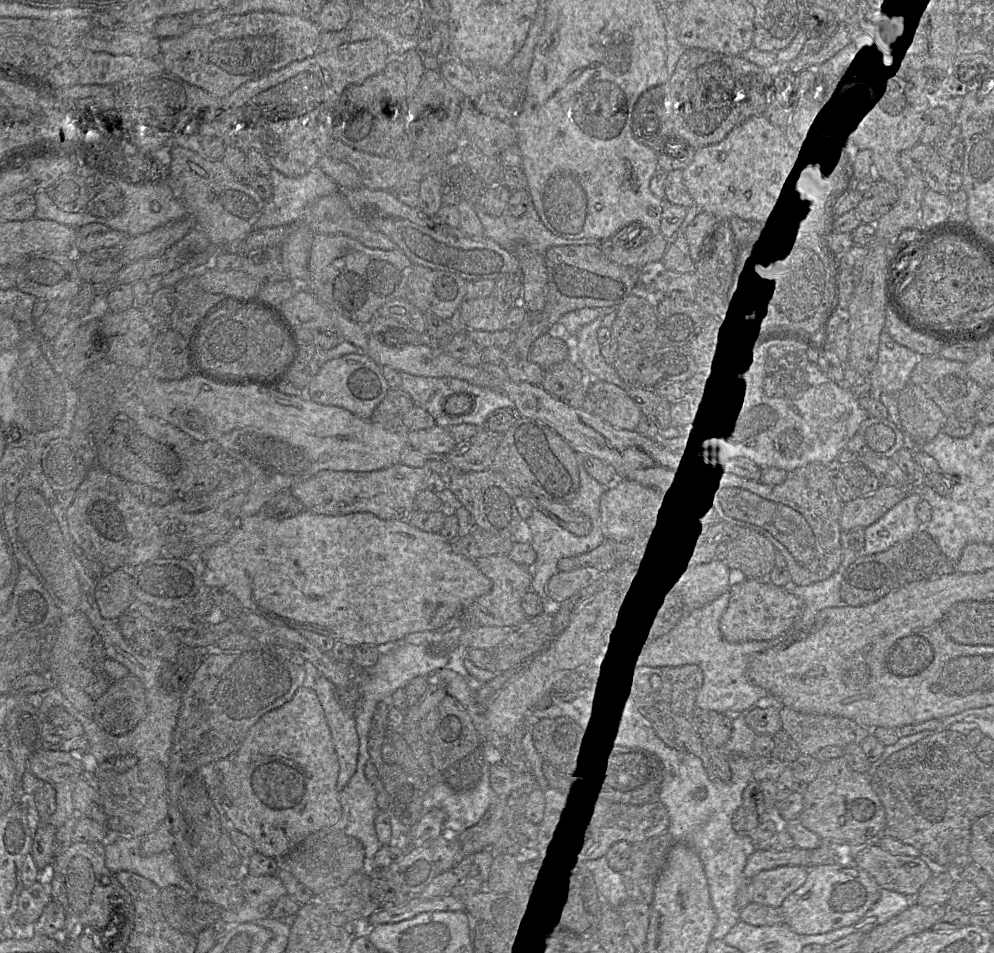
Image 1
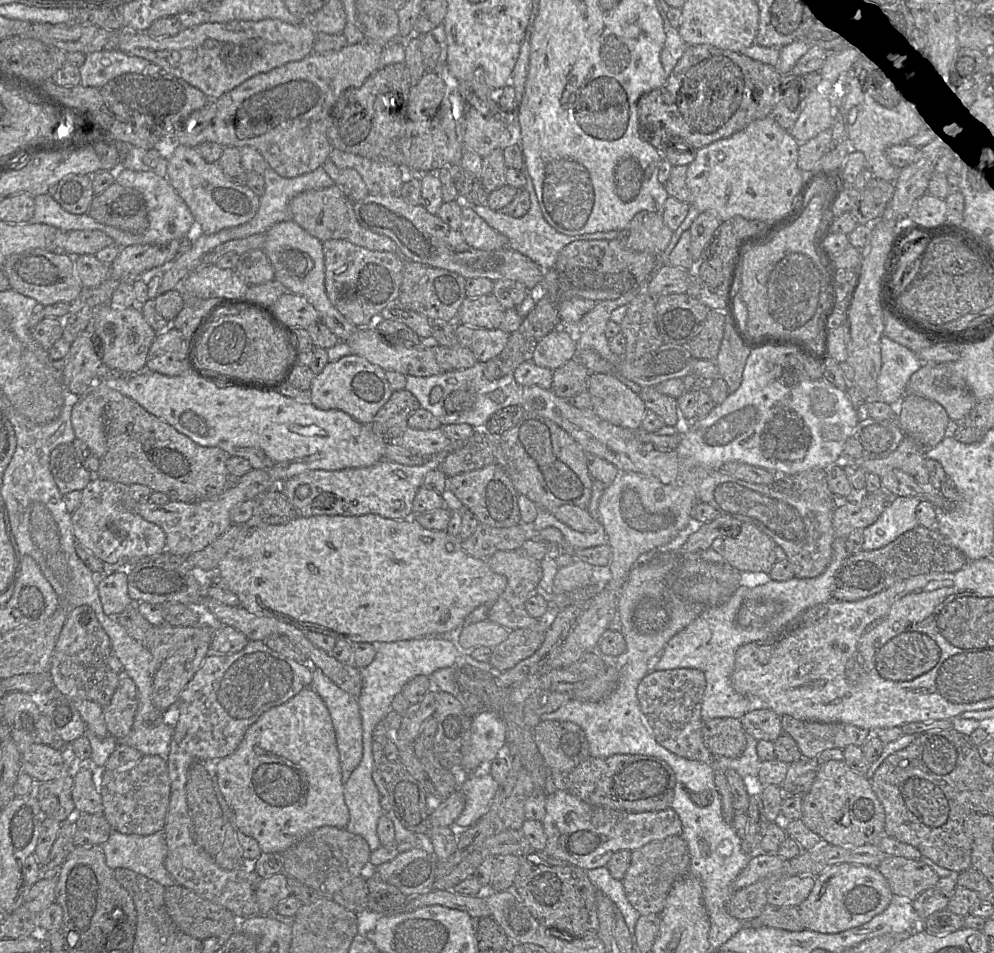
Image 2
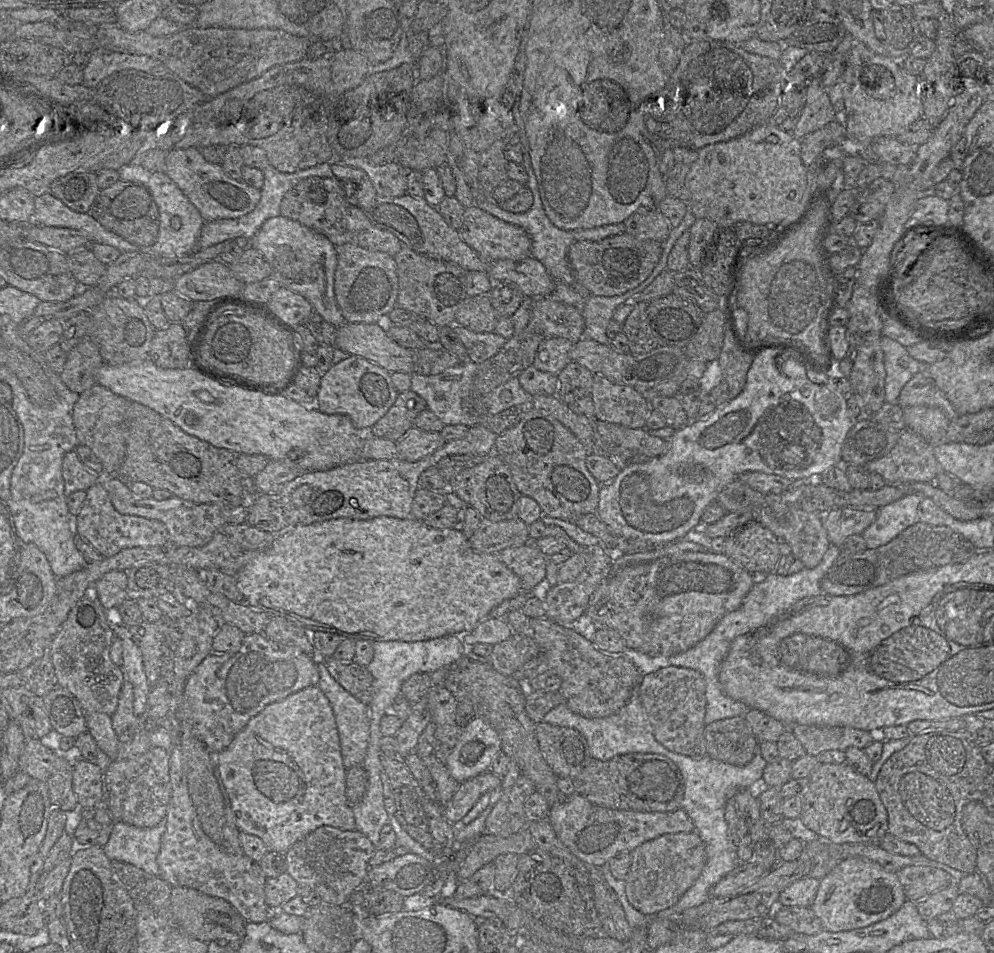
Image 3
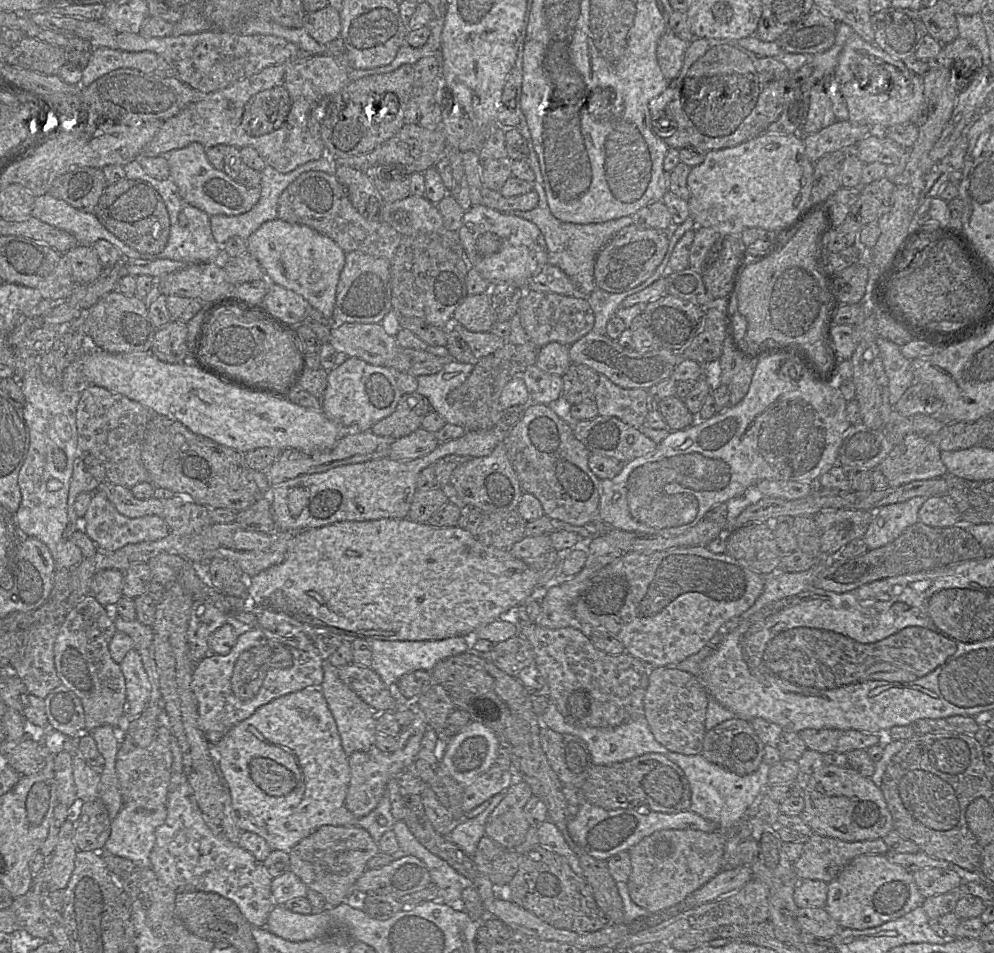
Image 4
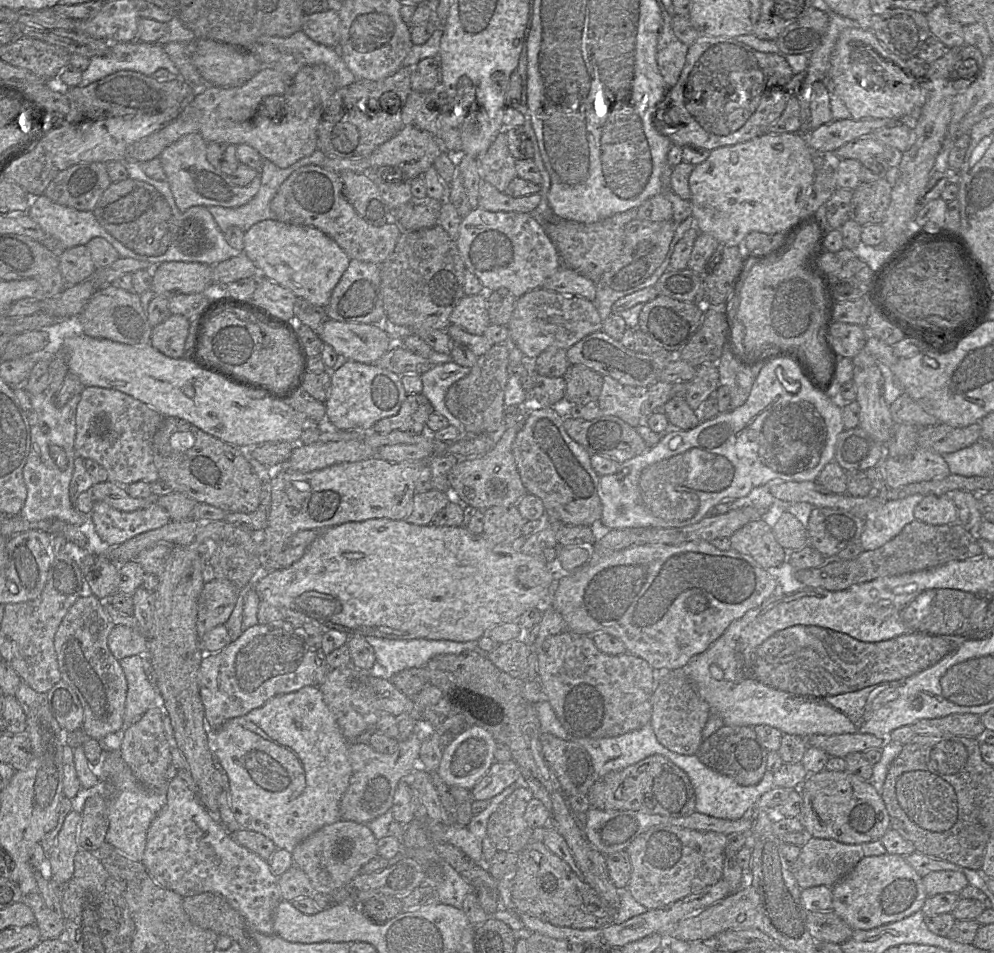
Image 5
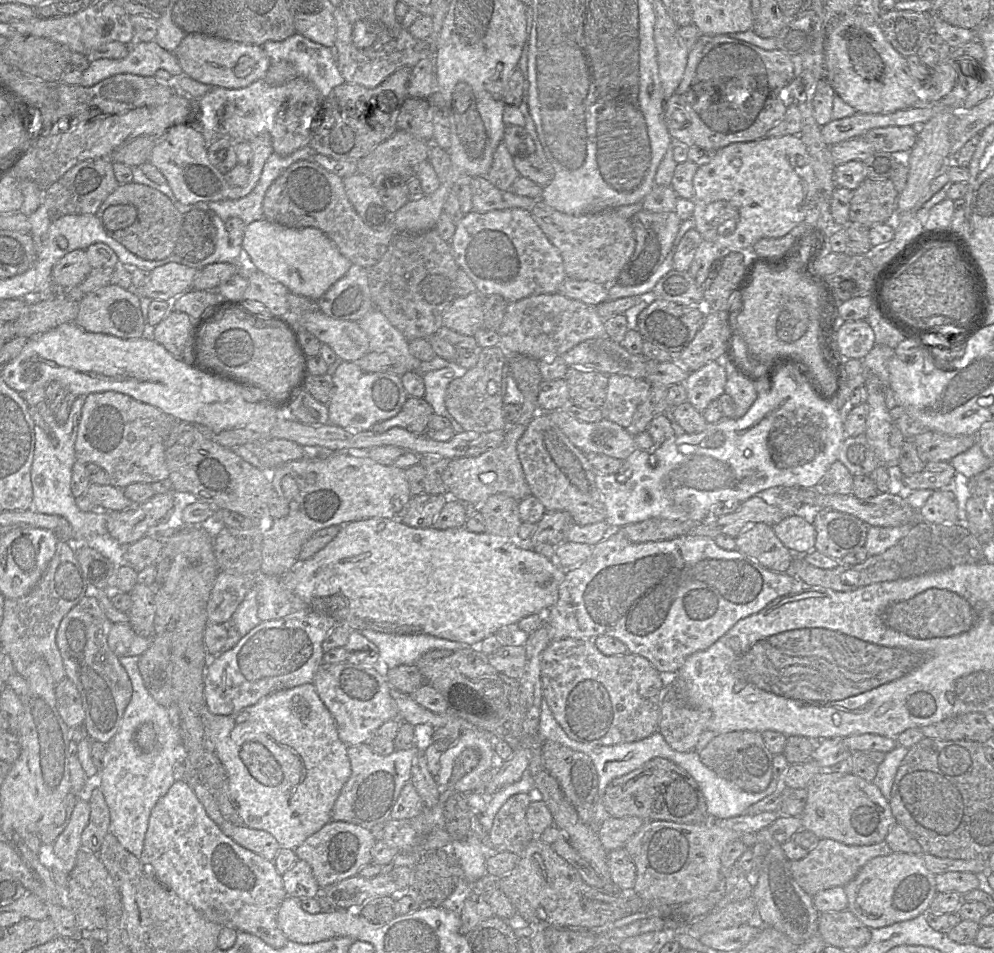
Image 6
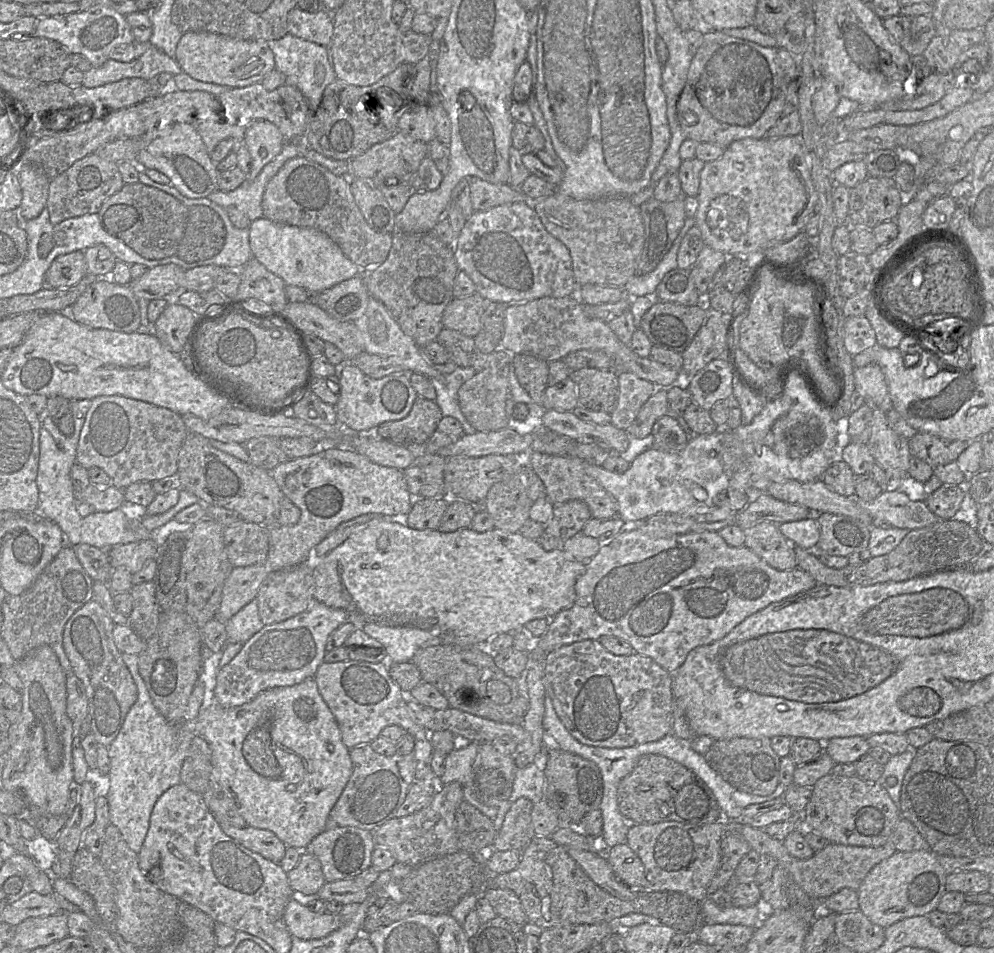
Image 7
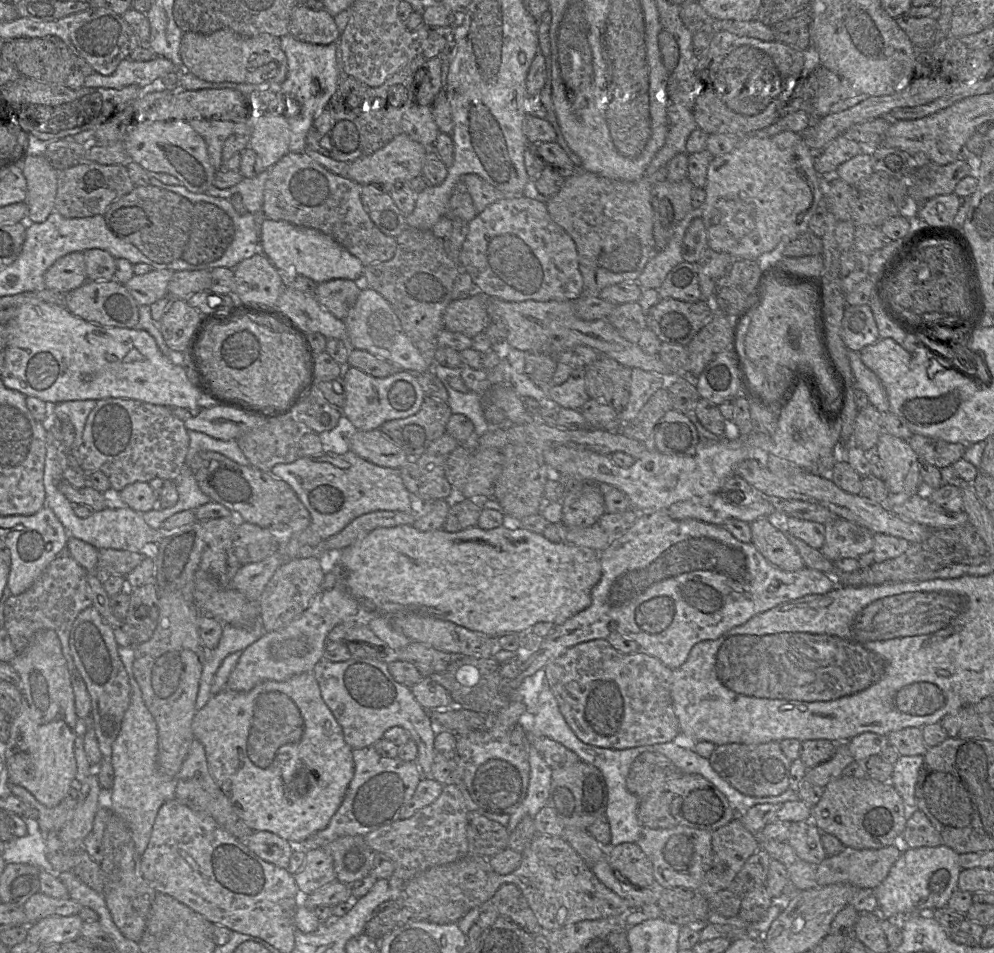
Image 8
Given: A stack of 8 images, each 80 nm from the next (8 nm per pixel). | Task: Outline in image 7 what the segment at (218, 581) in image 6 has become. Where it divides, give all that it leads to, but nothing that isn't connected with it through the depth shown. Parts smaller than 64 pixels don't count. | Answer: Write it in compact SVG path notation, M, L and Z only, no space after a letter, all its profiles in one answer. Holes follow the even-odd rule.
M265 564L252 565L246 567L235 567L226 579L221 594L221 600L215 618L223 623L226 623L246 604L256 598L258 589L269 574Z

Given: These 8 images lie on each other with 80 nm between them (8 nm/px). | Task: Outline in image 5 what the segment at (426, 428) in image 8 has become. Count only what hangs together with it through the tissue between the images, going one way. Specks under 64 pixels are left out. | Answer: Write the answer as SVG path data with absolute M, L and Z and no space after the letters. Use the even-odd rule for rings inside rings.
M407 394L399 412L375 423L372 431L389 433L400 430L423 434L427 432L426 423L432 413L434 413L433 406L423 394Z

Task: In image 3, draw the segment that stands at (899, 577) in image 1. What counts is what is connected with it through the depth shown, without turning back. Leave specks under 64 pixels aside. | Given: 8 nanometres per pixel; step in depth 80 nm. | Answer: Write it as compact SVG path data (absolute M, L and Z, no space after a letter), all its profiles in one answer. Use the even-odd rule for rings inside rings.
M919 521L885 545L853 555L841 555L822 578L820 587L822 593L832 596L855 595L914 572L963 563L977 552L969 540L950 527Z

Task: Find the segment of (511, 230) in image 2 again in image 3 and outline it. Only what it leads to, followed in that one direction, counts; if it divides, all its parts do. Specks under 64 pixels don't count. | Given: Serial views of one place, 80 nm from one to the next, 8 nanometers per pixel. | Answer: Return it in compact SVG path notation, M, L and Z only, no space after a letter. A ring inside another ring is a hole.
M530 152L524 153L524 161L521 164L528 174L528 180L526 183L526 187L530 189L533 195L533 204L531 208L523 213L513 213L502 209L500 206L490 203L488 201L483 202L474 202L474 206L484 210L485 212L503 220L507 223L514 224L516 226L521 227L525 230L531 240L530 247L530 257L533 257L540 261L547 272L551 275L554 280L561 279L565 284L569 285L573 288L579 295L581 295L586 300L591 296L589 290L587 290L584 286L577 283L575 277L573 275L572 269L569 265L567 254L570 245L577 241L599 241L604 238L615 236L625 231L624 222L616 223L616 224L608 224L602 225L589 229L574 229L574 230L563 230L556 227L547 217L543 205L541 202L537 180L531 165L531 158L529 155Z

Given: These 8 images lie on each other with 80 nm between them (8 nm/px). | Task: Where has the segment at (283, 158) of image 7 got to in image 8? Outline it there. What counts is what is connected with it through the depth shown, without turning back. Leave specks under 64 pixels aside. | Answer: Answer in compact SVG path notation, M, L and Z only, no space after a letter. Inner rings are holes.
M265 169L253 178L243 177L237 185L231 188L219 189L212 185L206 190L206 194L227 200L239 194L247 212L260 215L263 213L264 186L269 175L270 169Z

